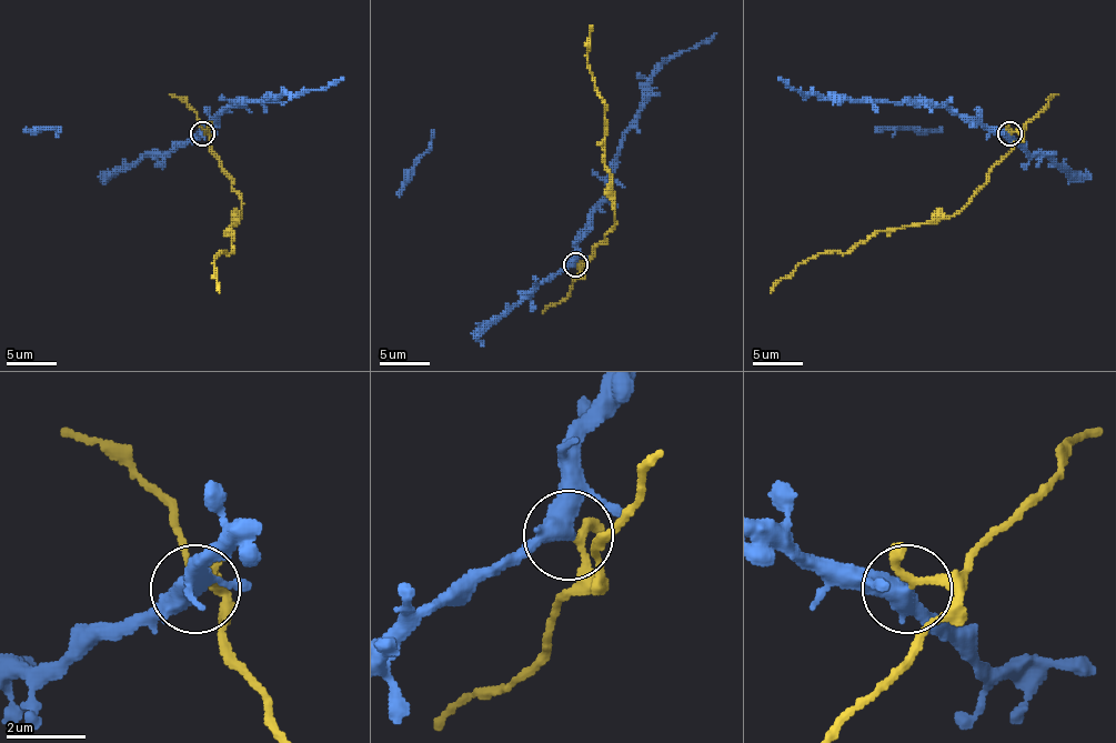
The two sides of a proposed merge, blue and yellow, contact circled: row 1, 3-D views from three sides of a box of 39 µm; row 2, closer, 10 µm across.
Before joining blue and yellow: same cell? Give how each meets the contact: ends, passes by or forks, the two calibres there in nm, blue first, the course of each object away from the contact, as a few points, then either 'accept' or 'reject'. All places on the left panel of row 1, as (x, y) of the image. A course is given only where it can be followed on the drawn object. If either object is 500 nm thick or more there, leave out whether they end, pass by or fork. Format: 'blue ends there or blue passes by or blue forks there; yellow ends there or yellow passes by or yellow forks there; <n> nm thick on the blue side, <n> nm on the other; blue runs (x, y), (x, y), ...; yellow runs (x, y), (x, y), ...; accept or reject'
blue passes by; yellow passes by; 460 nm thick on the blue side, 180 nm on the other; blue runs (202, 134), (237, 102), (264, 102), (323, 90), (343, 77); yellow runs (204, 132), (241, 211), (231, 226), (231, 251), (214, 258), (219, 293); reject

